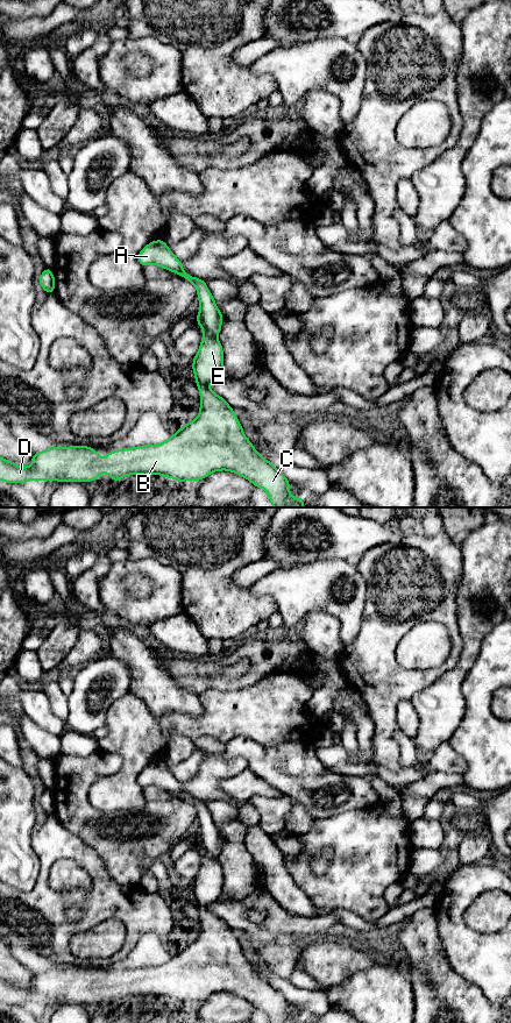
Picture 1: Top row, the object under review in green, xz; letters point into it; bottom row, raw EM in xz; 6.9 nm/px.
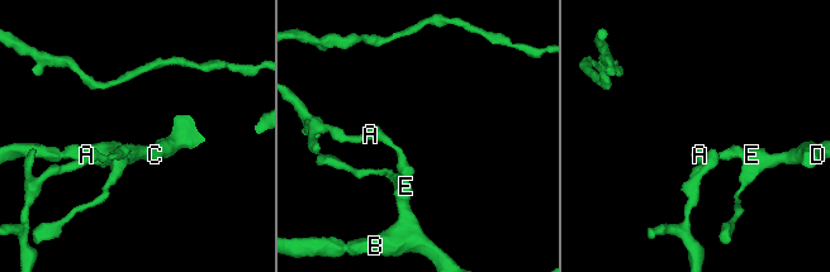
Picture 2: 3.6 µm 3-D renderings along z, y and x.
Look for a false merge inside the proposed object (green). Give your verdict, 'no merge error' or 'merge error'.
merge error

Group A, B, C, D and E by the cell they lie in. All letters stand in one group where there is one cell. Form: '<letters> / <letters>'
A / B C D E

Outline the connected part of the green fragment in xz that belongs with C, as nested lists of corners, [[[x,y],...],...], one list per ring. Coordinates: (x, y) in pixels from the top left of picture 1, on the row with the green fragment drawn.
[[[203,335],[192,369],[200,392],[199,415],[166,441],[108,452],[105,461],[86,446],[52,447],[34,453],[29,468],[0,457],[0,481],[87,483],[105,470],[113,482],[136,474],[197,482],[211,473],[229,470],[264,489],[274,507],[304,507],[304,497],[293,498],[289,479],[254,449],[233,409],[208,389],[223,371],[223,350],[217,338]]]

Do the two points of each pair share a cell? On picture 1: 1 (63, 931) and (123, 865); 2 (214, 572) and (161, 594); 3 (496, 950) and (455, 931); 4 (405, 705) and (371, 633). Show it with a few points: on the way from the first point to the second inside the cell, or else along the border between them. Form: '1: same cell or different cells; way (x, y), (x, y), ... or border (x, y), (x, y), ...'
1: different cells; border (97, 854), (107, 873), (116, 881), (137, 885)
2: different cells; border (164, 563), (171, 565), (181, 574), (182, 612)
3: same cell; way (485, 950), (474, 950), (466, 942)
4: different cells; border (410, 698), (402, 700), (395, 708), (395, 725)

